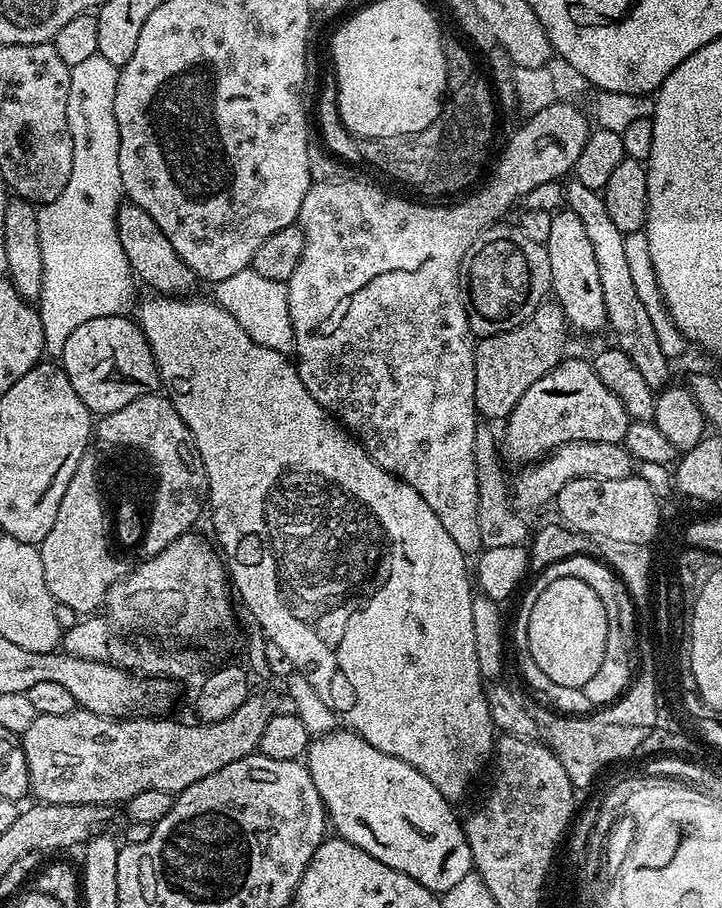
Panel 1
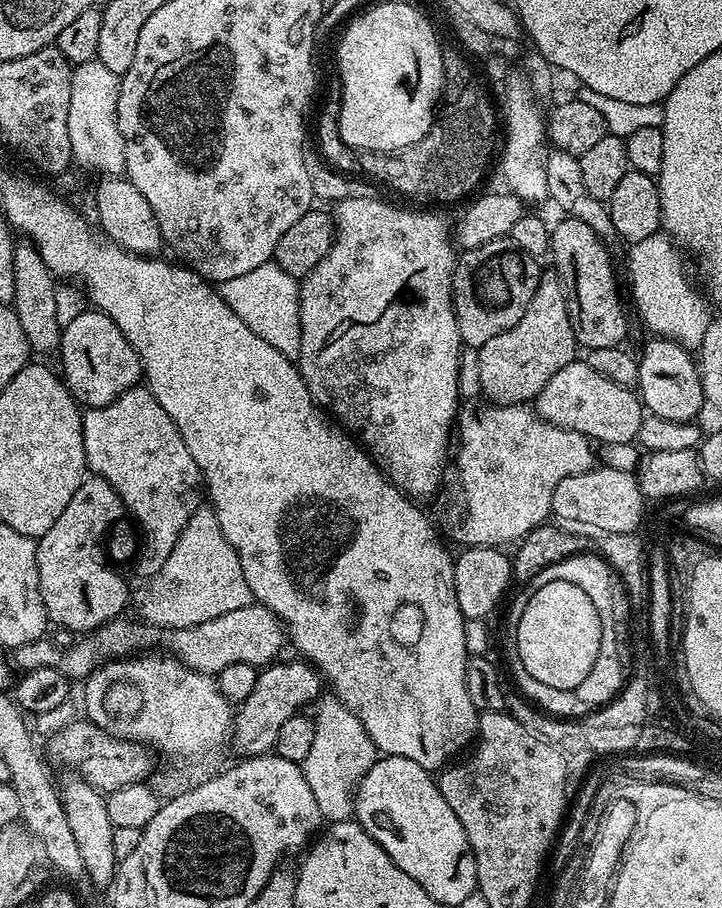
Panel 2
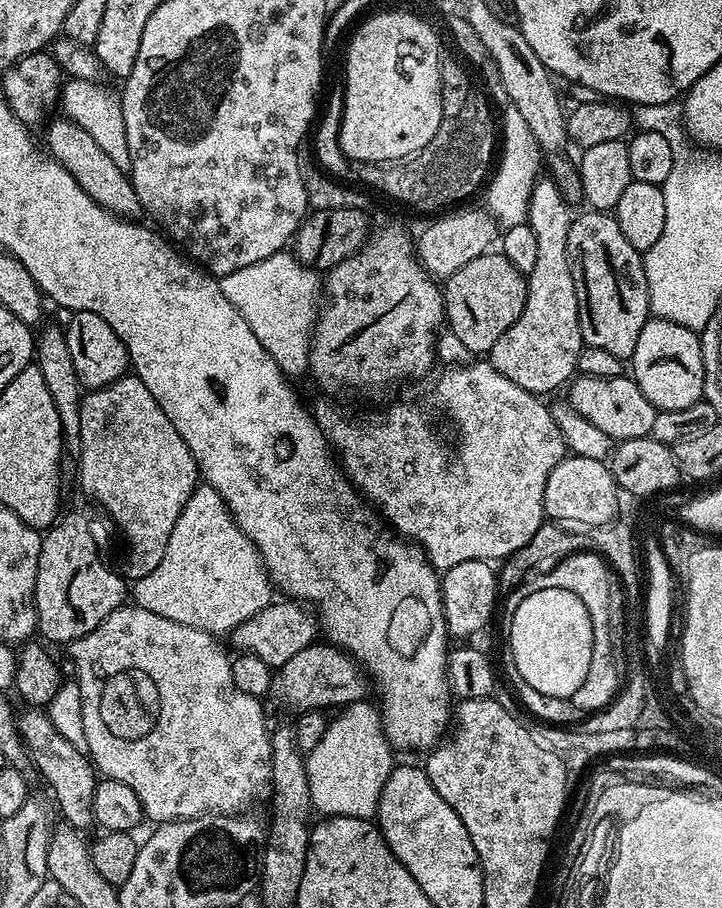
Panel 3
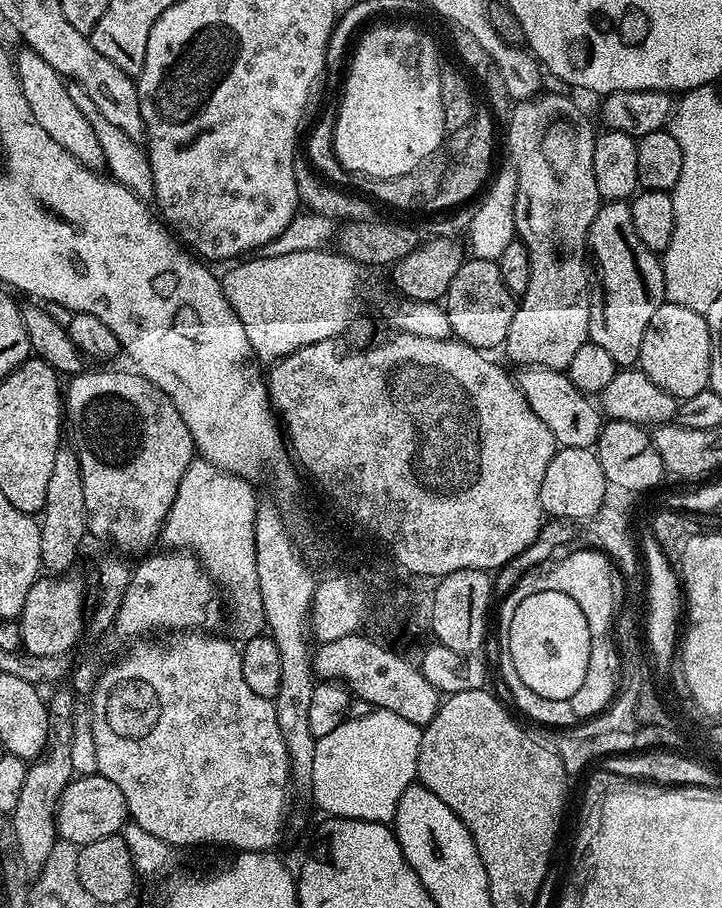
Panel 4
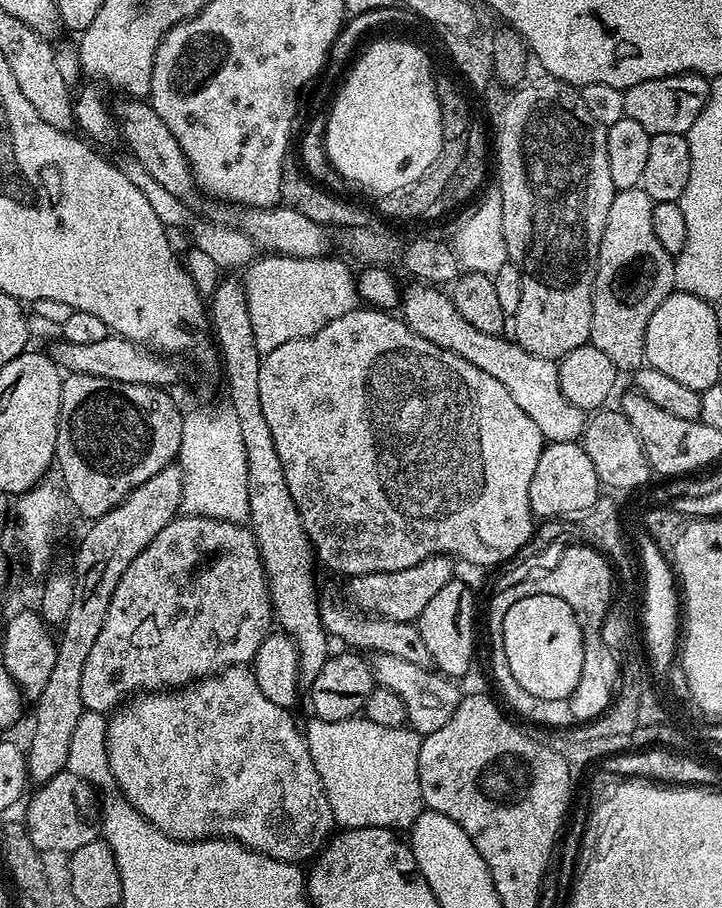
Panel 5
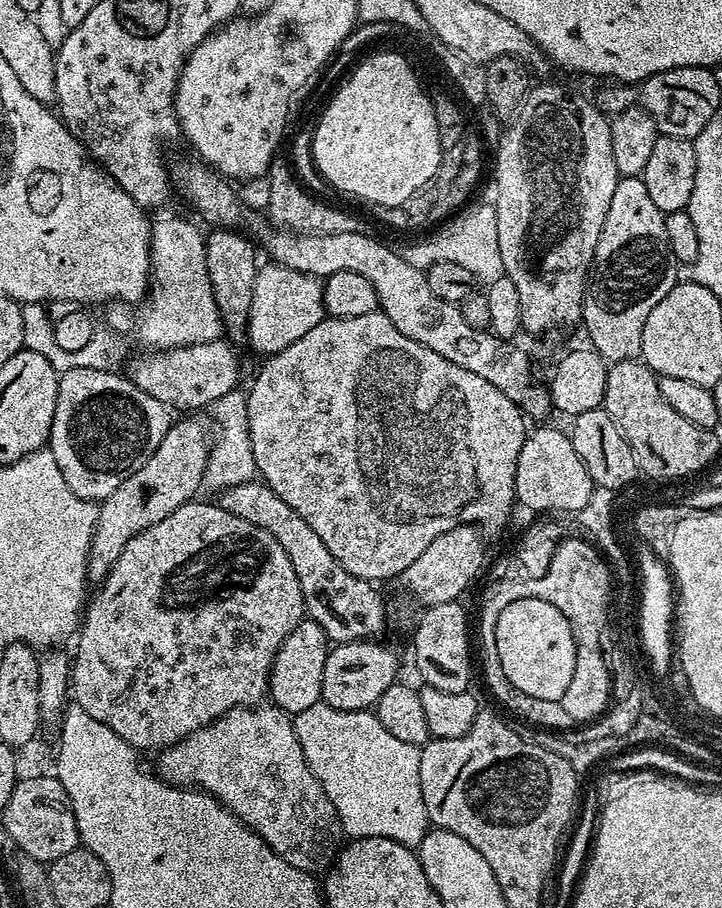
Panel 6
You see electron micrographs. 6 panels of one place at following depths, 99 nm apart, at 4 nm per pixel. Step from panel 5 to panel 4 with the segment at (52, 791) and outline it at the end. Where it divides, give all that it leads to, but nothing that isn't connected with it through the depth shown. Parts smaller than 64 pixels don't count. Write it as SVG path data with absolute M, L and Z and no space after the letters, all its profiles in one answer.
M99 774L77 775L69 780L64 787L64 793L60 795L60 805L56 807L56 831L59 839L69 840L79 846L123 833L129 820L126 798L122 798L122 790L118 790L118 786L110 782L110 778Z

